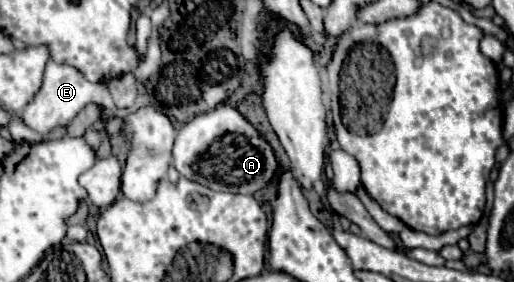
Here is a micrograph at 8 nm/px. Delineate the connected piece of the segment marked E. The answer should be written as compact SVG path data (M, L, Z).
M53 60L47 62L45 66L45 76L43 76L43 86L41 90L37 92L37 96L25 106L25 110L21 112L21 120L25 126L29 126L31 130L39 132L41 136L51 132L53 128L57 126L67 126L75 116L77 112L87 106L89 102L93 104L99 104L105 114L103 114L103 120L107 118L113 118L115 116L115 106L113 106L113 100L111 100L111 94L105 90L105 86L101 84L93 84L89 82L79 70L75 70L73 66L65 66L65 64L57 64Z

